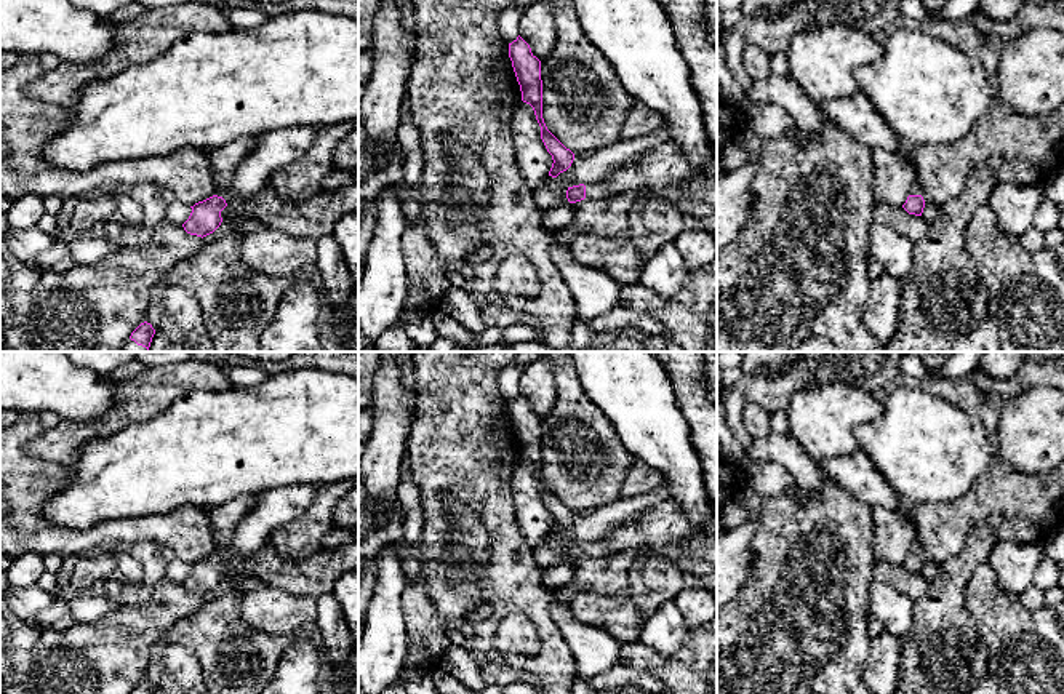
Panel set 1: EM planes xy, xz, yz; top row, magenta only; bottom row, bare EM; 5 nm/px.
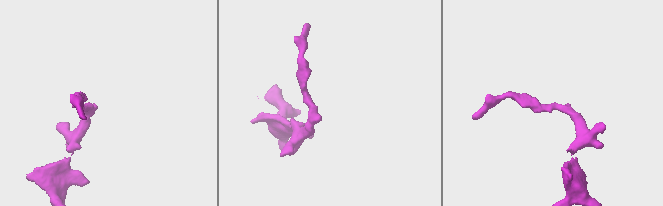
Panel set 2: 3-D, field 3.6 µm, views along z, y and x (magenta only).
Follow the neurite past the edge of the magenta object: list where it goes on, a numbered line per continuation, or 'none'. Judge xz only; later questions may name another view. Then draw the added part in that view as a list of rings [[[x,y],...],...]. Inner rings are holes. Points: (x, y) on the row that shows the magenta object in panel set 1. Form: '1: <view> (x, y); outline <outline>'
1: xz (599, 191); outline [[[603,182],[586,185],[586,198],[589,200],[611,200],[613,195]]]

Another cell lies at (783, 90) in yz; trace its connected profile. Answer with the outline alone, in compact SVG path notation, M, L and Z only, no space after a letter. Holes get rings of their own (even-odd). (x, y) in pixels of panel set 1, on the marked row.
M774 75L752 82L749 90L752 104L771 102L787 110L797 128L816 134L824 115L790 75Z

